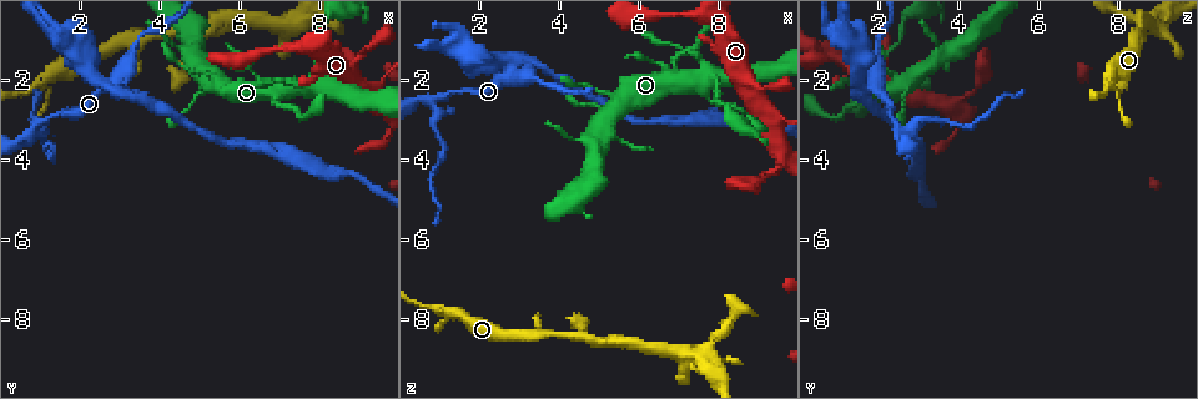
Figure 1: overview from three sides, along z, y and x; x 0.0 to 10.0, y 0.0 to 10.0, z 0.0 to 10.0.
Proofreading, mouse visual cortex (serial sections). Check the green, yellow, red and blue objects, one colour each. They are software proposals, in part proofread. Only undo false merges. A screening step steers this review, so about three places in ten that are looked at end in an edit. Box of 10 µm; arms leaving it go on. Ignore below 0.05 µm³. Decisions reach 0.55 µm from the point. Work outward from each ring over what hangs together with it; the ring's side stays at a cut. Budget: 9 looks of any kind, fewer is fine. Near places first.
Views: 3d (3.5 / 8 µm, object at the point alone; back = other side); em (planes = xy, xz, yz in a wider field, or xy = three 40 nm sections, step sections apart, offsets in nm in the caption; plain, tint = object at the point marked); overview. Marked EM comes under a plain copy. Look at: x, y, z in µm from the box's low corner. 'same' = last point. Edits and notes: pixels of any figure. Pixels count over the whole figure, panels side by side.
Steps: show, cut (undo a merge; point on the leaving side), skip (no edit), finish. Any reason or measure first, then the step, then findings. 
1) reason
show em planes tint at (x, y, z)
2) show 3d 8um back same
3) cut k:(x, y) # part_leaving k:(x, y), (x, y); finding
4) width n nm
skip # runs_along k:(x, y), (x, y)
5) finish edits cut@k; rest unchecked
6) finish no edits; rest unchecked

narrows sharply
show 3d 3.5um at (7.90, 2.15, 1.95)

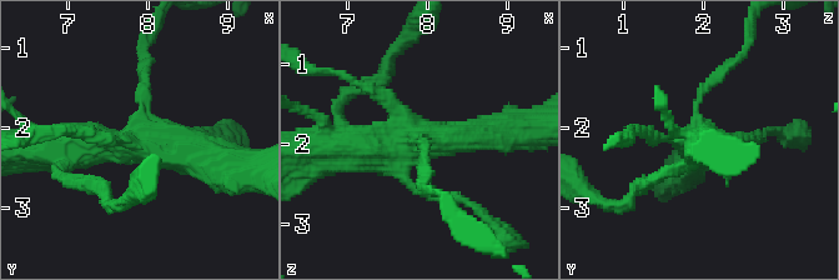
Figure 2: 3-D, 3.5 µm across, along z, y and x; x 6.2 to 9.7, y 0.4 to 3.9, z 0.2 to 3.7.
show em xy step 3 tint at (7.85, 2.20, 2.00)

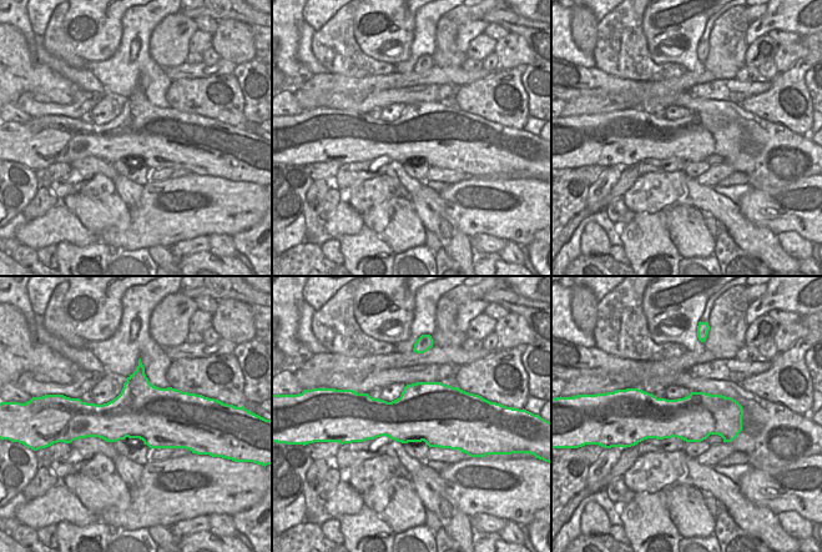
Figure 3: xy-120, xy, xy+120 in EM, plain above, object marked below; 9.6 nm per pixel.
skip # runs_along 2:(331, 151), (492, 133); continuous, no second cell

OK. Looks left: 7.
a narrow waist
show 3d 3.5um at (9.05, 2.25, 4.50)

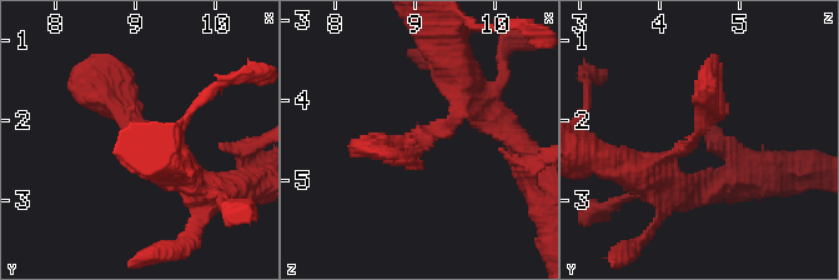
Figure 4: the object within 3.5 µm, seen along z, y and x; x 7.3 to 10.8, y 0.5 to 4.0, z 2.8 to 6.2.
shape alone is not enough
show em xy step 5 tint at (9.10, 2.20, 4.45)

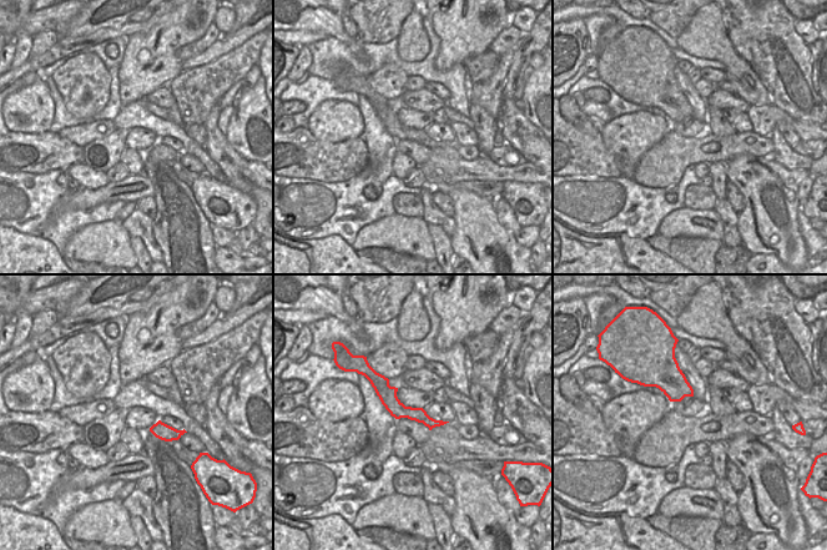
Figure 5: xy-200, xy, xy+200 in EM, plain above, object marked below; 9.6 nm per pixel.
skip # runs_along 4:(181, 169), (85, 80); one cell here

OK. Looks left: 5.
sharp bend
show 3d 3.5um at (3.20, 2.30, 1.50)

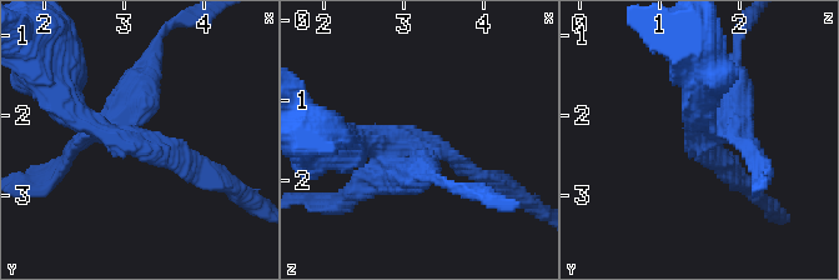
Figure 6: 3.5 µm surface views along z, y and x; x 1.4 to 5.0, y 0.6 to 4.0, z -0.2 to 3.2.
arms 3; arm_widths 200, 250, 300 nm; now the EM
show em planes tint at (3.15, 2.30, 1.45)

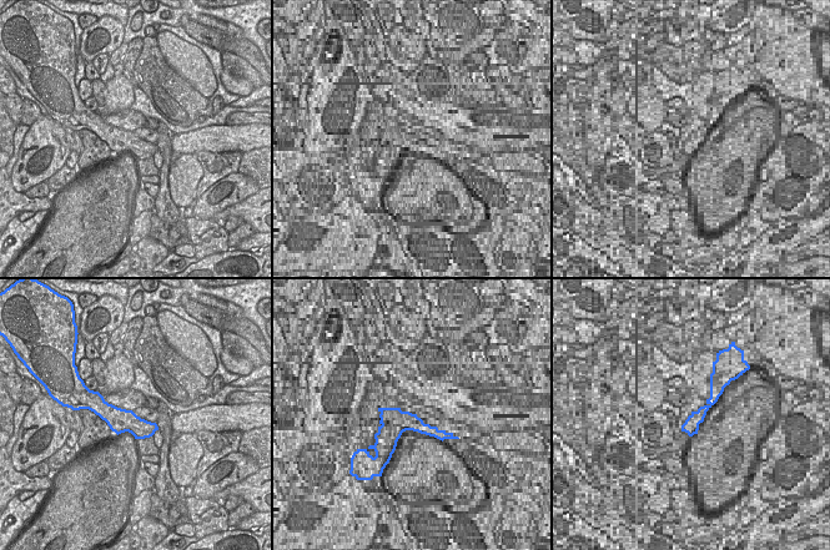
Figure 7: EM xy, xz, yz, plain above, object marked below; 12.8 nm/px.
cut 6:(164, 156) # a second cell is stuck on

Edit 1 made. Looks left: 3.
show overview

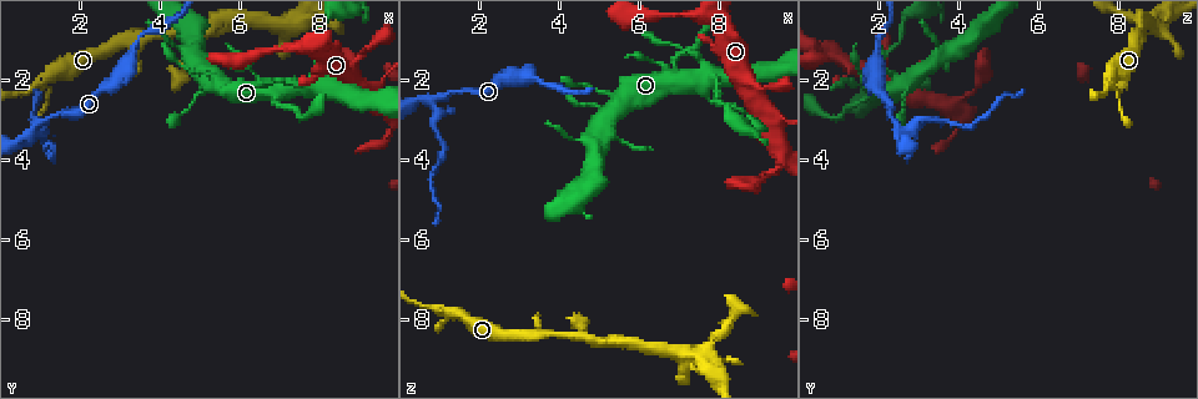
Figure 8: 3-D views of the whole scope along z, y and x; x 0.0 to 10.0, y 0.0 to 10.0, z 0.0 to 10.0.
show 3d 3.5um at (0.95, 3.20, 2.55)

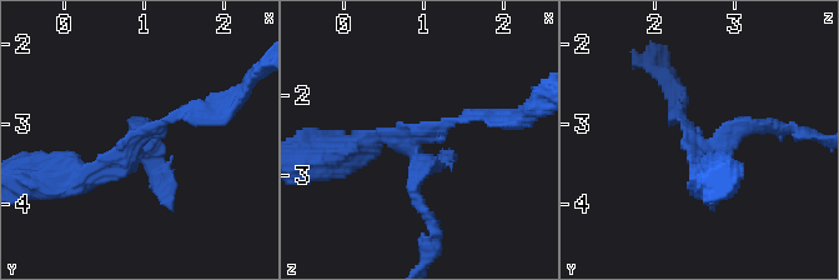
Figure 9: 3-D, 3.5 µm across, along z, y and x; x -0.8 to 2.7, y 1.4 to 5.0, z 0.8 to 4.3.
now the EM
show em xy step 3 tint at (0.90, 3.20, 2.60)

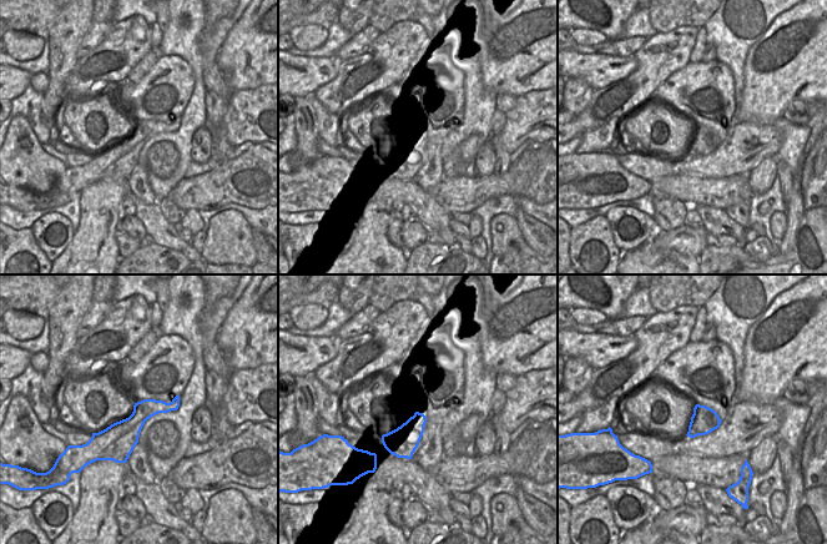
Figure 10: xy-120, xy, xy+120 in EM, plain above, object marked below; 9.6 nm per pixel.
skip # runs_along 9:(676, 116), (711, 150), (765, 124); continuous, no second cell

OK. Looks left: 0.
finish edits cut@6; rest unchecked

